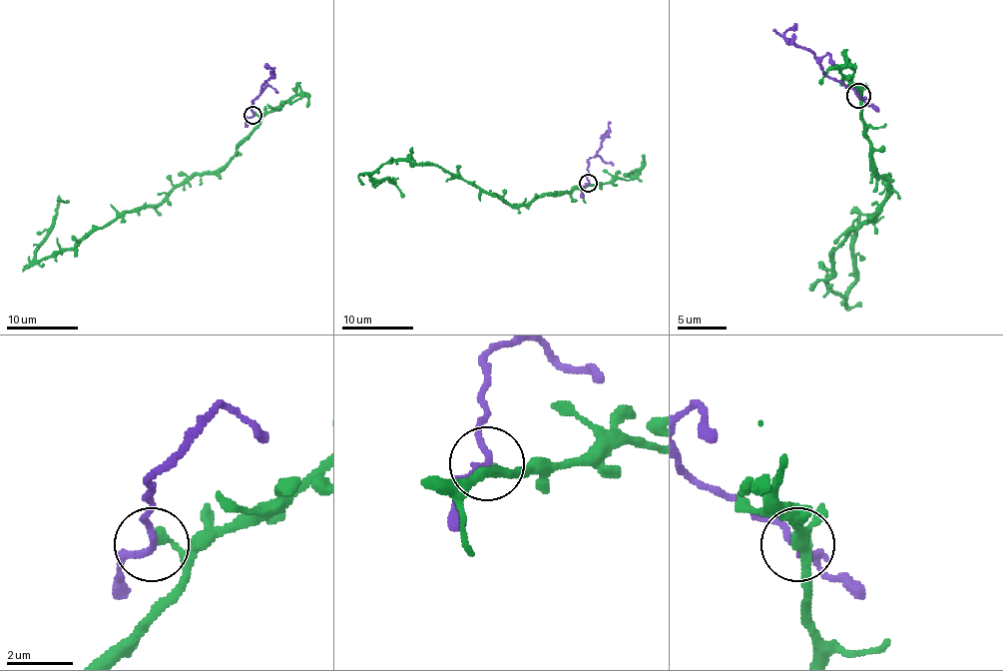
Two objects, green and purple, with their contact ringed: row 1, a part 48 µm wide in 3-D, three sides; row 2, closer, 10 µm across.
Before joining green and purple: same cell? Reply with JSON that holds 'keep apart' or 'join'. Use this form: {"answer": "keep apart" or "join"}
{"answer": "keep apart"}

